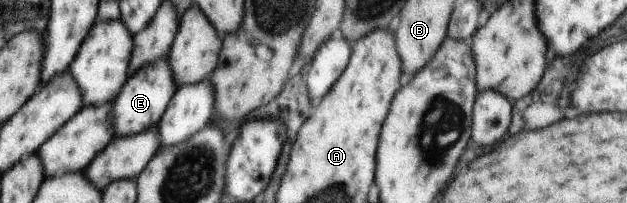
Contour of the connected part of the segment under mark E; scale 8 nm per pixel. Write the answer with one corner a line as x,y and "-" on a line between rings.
165,58
155,60
154,63
142,66
135,74
129,74
121,93
111,103
113,107
113,141
115,137
123,138
142,133
160,122
161,113
166,112
169,99
173,94
171,73

